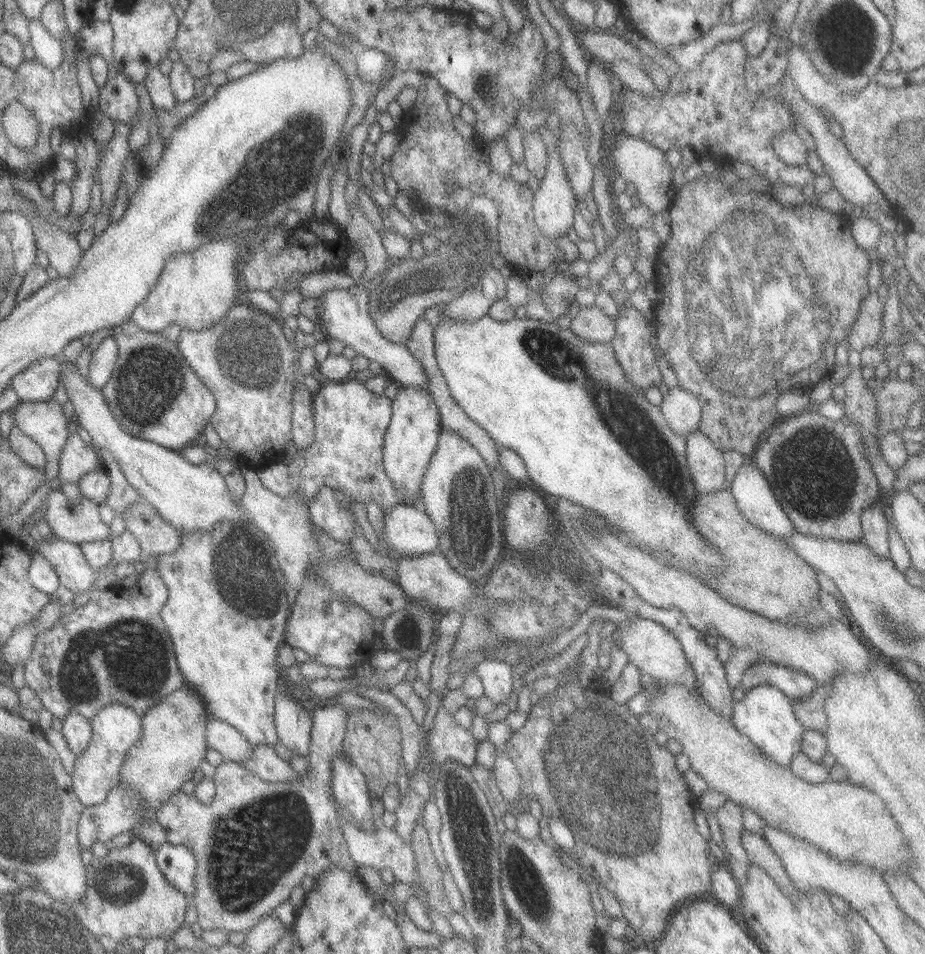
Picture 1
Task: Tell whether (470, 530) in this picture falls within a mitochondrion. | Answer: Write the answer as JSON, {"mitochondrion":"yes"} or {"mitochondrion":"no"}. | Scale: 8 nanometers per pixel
{"mitochondrion":"yes"}

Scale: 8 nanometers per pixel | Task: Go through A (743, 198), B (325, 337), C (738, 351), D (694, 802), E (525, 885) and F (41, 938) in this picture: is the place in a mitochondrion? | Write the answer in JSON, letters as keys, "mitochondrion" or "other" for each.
{"A":"other","B":"other","C":"mitochondrion","D":"other","E":"mitochondrion","F":"mitochondrion"}

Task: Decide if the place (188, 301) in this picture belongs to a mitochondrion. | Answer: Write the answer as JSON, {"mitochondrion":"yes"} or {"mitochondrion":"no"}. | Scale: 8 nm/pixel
{"mitochondrion":"no"}

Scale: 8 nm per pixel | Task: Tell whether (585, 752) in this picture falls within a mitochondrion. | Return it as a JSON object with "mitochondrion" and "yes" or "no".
{"mitochondrion":"yes"}

